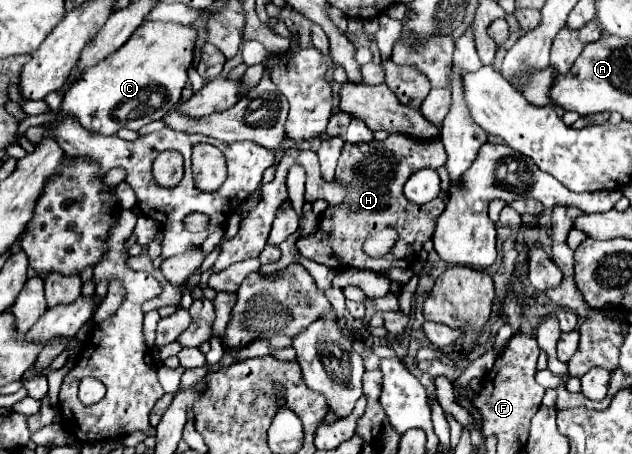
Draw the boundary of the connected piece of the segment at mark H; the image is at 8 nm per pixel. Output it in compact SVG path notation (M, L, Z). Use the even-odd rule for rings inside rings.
M390 134L386 140L378 142L362 142L362 144L344 144L338 166L336 166L336 184L346 188L348 196L336 204L328 206L320 218L318 230L306 238L296 242L298 252L318 264L324 264L332 270L342 270L342 264L352 268L366 268L378 274L388 272L392 266L408 268L412 260L416 260L414 244L424 244L432 238L436 228L436 218L444 212L444 202L428 202L428 204L412 204L406 200L402 188L406 180L422 170L422 168L438 168L446 160L444 146L440 140L434 142L420 142L406 134ZM368 228L382 230L382 228L396 228L398 242L390 254L384 258L368 258L362 252L362 244L368 236Z

